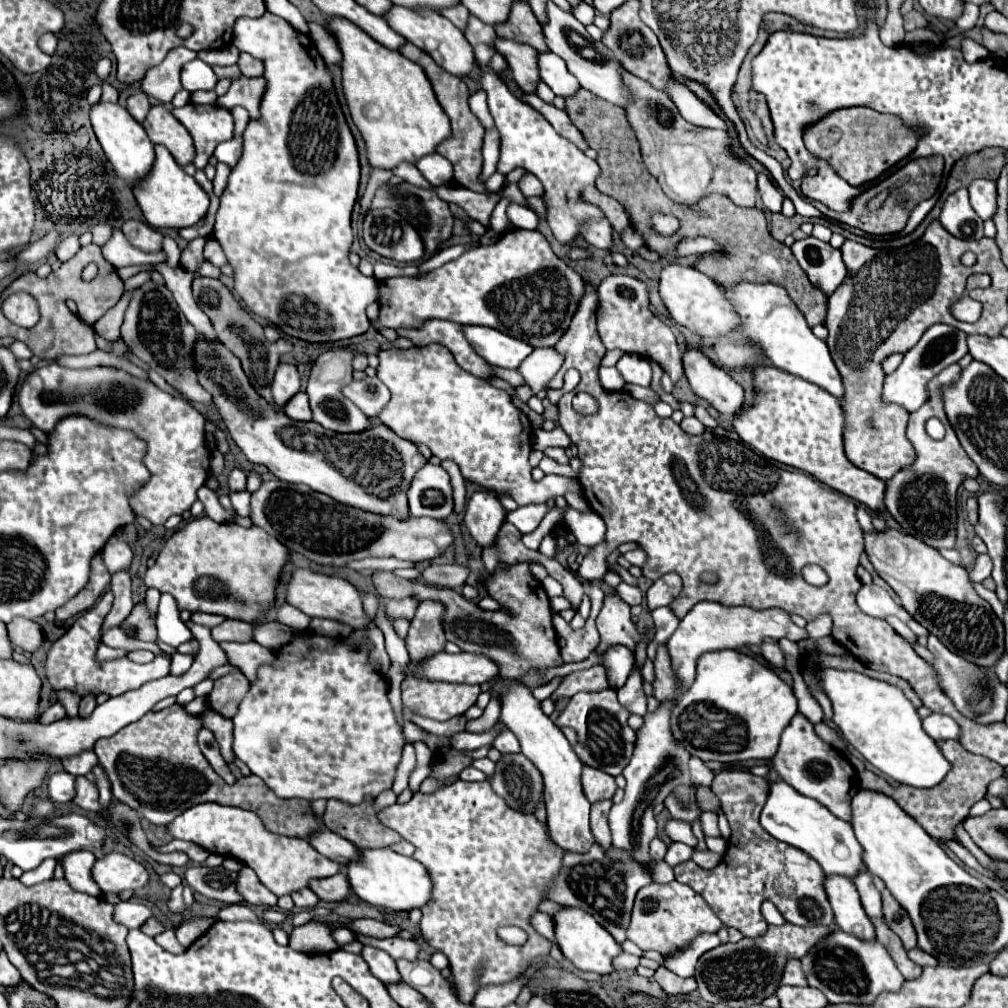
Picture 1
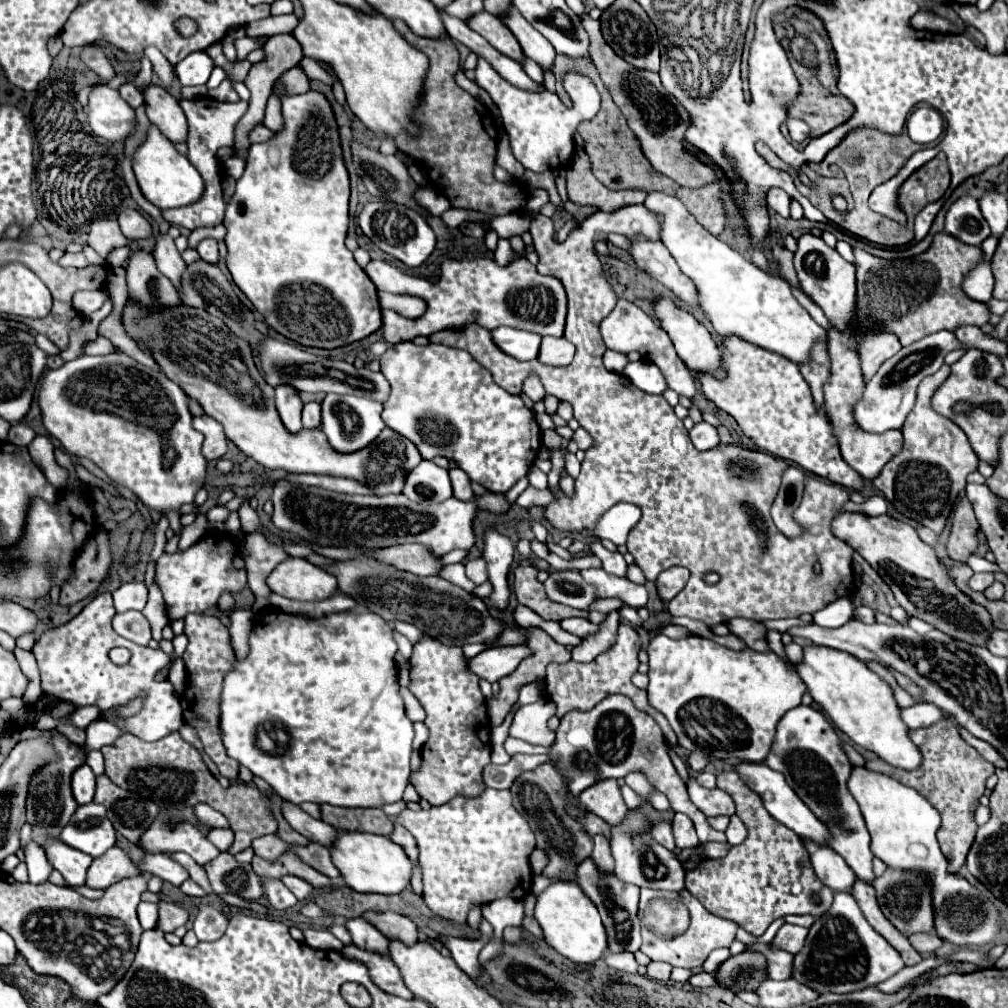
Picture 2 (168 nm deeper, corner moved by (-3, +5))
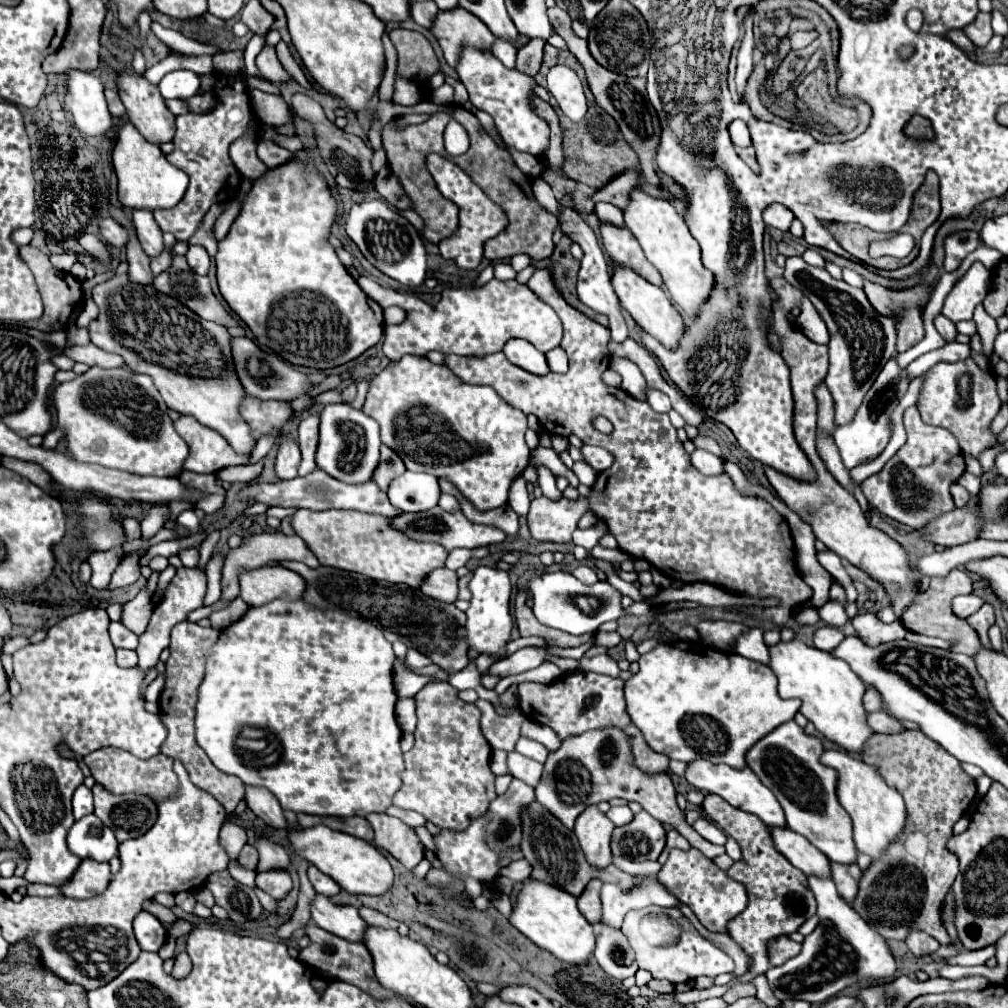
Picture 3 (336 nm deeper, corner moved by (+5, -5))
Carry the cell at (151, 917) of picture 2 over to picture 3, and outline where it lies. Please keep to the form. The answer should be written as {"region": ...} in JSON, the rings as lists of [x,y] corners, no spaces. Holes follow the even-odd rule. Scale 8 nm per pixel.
{"region":[[[140,911],[134,919],[134,935],[144,951],[158,951],[166,941],[168,931],[154,915],[150,915],[148,911]]]}

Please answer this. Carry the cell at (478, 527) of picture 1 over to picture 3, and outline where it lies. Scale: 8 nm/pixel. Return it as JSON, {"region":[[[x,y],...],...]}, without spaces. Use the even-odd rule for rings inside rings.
{"region":[[[478,567],[468,583],[468,589],[472,591],[470,607],[466,611],[466,637],[470,649],[476,649],[478,653],[490,653],[496,657],[504,655],[504,645],[510,641],[512,631],[512,615],[508,609],[510,601],[510,577],[506,571],[496,567]]]}

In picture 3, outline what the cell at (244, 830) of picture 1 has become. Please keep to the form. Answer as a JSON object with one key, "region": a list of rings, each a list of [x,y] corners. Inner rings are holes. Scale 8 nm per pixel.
{"region":[[[314,865],[308,867],[308,877],[310,877],[310,881],[312,881],[316,893],[320,893],[320,895],[330,897],[330,895],[336,895],[336,893],[340,891],[338,883],[336,883],[334,879],[330,879],[328,875],[324,875],[322,871],[318,871]]]}

